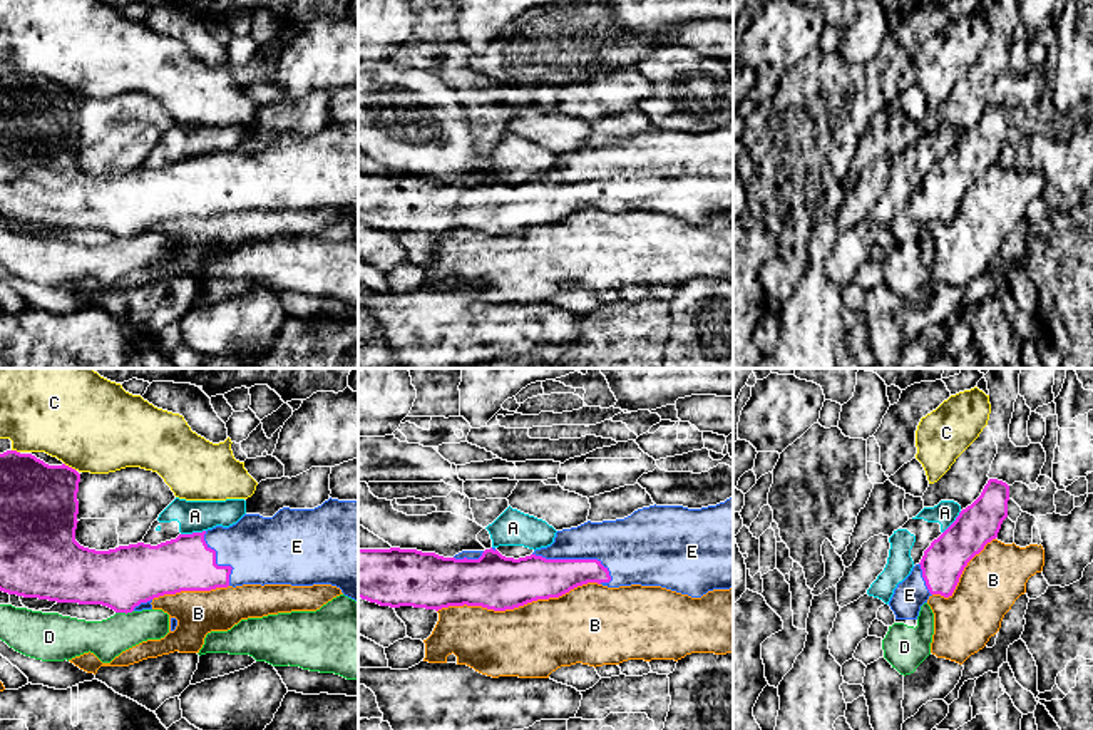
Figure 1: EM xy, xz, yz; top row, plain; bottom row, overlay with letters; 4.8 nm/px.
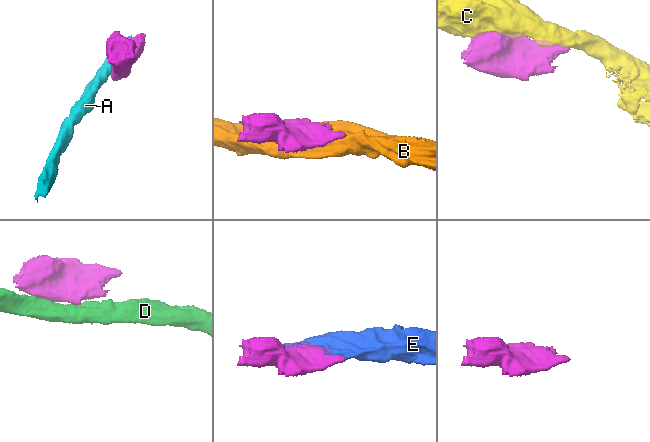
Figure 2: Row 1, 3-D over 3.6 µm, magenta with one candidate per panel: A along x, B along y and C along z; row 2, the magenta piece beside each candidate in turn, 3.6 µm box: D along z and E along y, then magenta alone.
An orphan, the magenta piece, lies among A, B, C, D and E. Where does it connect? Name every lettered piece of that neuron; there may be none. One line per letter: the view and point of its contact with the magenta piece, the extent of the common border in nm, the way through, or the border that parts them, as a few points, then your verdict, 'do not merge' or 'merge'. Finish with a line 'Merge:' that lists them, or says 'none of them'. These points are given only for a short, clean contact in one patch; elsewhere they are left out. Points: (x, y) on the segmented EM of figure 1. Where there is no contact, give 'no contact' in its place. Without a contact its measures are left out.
A: meets magenta in xy at (193, 533); contact 120 nm long; do not merge
B: meets magenta in xz at (518, 606); contact 800 nm long; do not merge
C: meets magenta in xy at (71, 467); contact 80 nm long; do not merge
D: meets magenta in xy at (124, 611); contact 90 nm long; border along xy (133, 610), (116, 613); do not merge
E: meets magenta in xz at (574, 560); contact 400 nm long; merge
Merge: E

